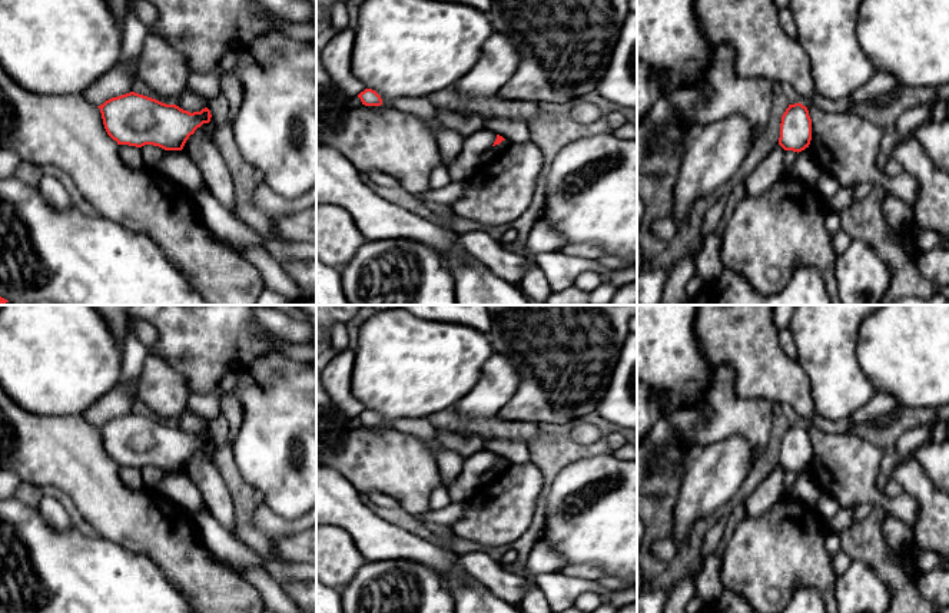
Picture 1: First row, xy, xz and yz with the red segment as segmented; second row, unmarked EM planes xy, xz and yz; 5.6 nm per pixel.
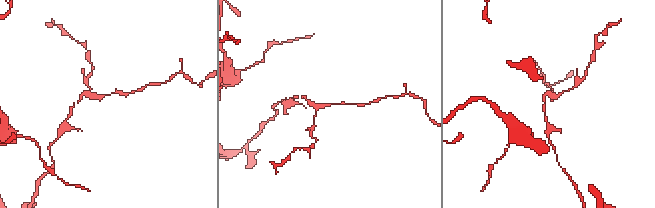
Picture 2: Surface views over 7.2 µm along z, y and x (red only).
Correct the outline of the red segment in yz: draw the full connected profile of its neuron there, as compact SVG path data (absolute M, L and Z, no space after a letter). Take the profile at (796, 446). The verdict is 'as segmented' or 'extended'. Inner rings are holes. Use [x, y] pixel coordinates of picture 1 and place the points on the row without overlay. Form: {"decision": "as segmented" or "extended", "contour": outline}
{"decision": "as segmented", "contour": "M802 424L789 425L782 437L779 465L784 471L802 473L812 461L812 440Z"}

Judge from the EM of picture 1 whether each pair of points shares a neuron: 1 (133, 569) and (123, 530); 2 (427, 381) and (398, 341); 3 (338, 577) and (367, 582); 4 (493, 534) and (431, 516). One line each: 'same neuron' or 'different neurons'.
1: different neurons
2: same neuron
3: different neurons
4: different neurons

